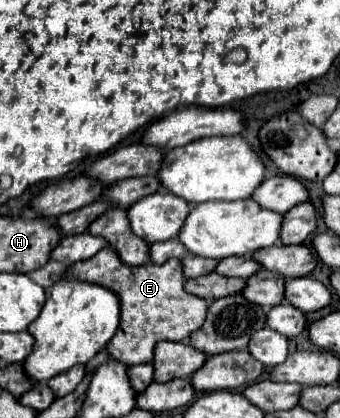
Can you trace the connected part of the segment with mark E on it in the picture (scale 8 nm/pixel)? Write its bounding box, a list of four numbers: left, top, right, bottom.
[66,249,208,365]

